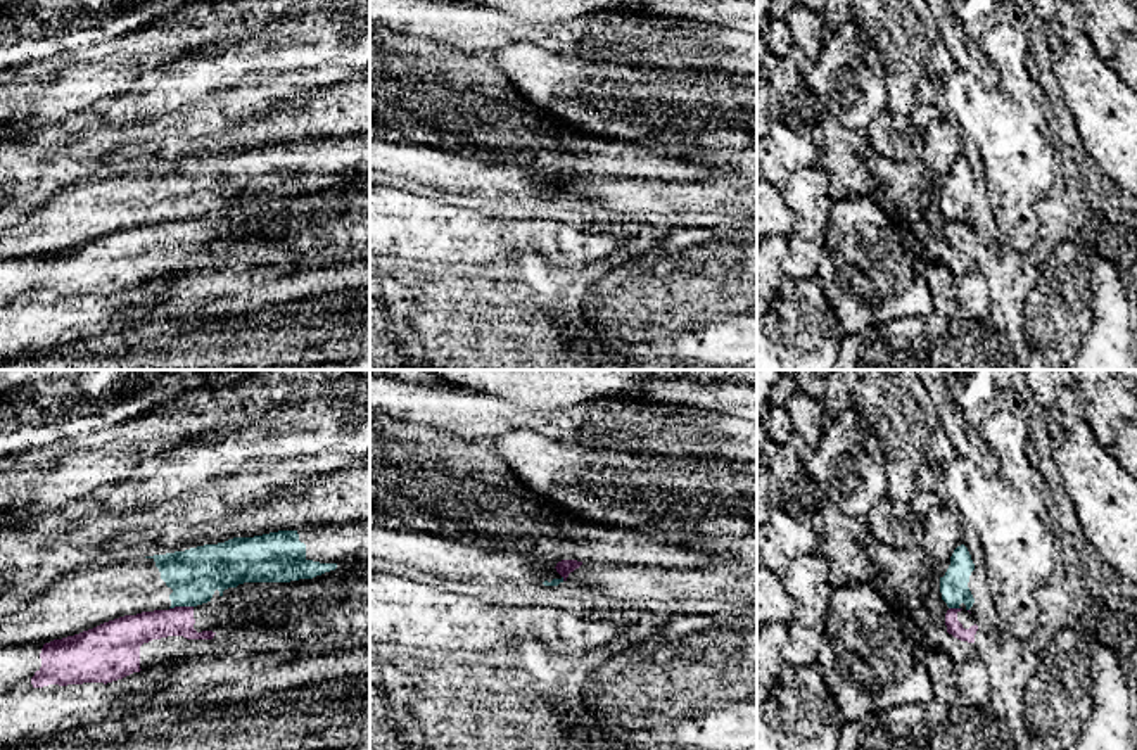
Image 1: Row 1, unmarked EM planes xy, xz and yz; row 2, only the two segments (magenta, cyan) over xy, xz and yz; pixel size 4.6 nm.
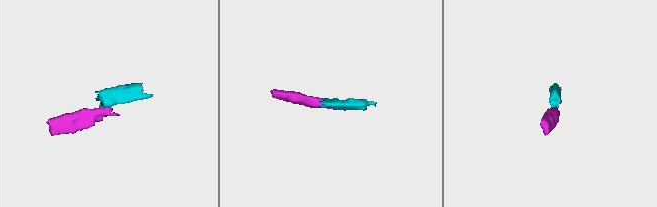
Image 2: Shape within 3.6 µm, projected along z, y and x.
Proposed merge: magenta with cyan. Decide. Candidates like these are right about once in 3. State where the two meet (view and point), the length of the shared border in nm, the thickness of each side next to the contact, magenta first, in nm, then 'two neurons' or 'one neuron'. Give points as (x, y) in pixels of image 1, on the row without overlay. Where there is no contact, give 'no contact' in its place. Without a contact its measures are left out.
xy (180, 220) | 110 nm | 150/240 nm | two neurons

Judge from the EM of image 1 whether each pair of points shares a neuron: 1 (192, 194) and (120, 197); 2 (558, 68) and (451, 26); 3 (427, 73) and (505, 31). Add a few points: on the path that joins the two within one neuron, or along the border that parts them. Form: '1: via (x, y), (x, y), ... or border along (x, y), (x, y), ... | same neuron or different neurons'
1: via (175, 194), (137, 197) | same neuron
2: border along (545, 47), (512, 42), (495, 50) | different neurons
3: border along (453, 45), (477, 54) | different neurons

